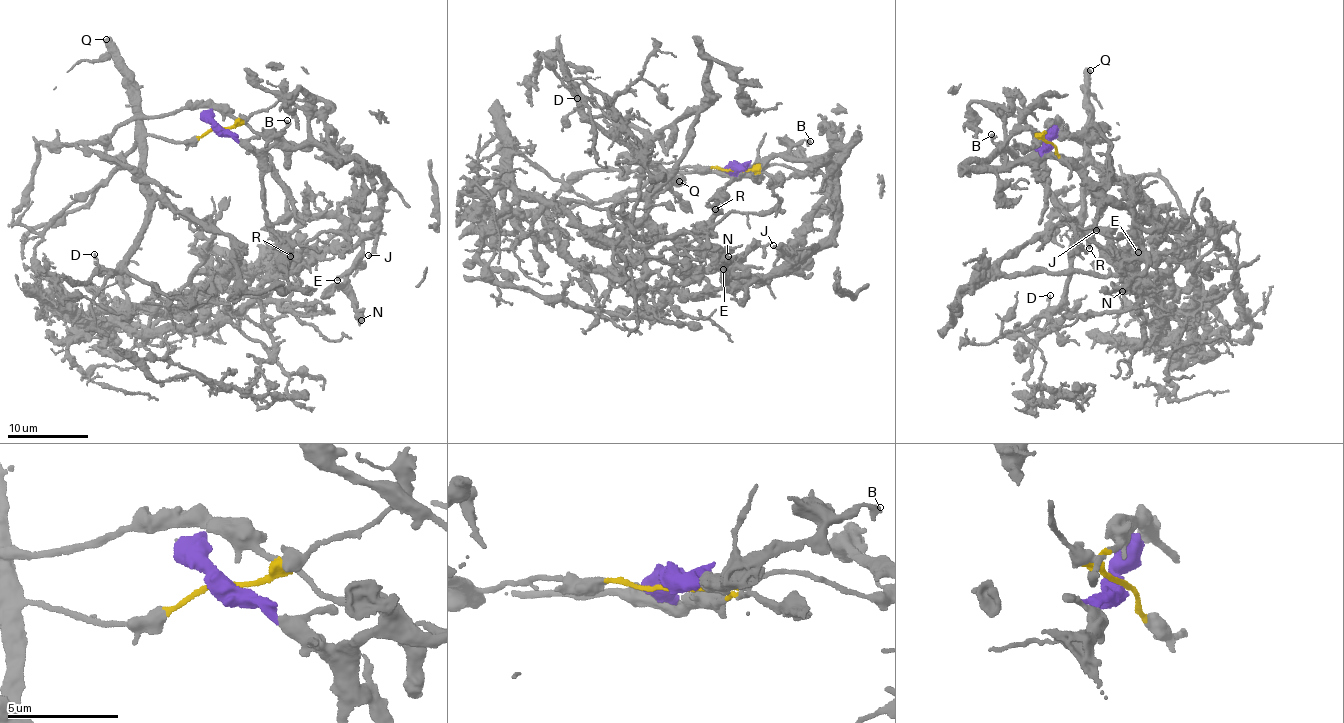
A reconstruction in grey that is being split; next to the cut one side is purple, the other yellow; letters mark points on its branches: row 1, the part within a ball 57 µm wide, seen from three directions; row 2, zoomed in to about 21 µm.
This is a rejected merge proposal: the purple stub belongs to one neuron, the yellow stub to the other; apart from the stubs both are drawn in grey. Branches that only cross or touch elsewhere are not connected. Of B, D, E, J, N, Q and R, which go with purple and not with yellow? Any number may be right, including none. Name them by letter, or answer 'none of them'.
B, E, J, N, R

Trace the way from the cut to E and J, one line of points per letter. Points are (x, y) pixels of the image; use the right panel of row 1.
E: (1049, 144), (1032, 162), (997, 148), (967, 167), (1057, 157), (1132, 214), (1138, 253)
J: (1049, 144), (1032, 162), (997, 148), (967, 167), (1057, 157), (1095, 195), (1095, 231)

